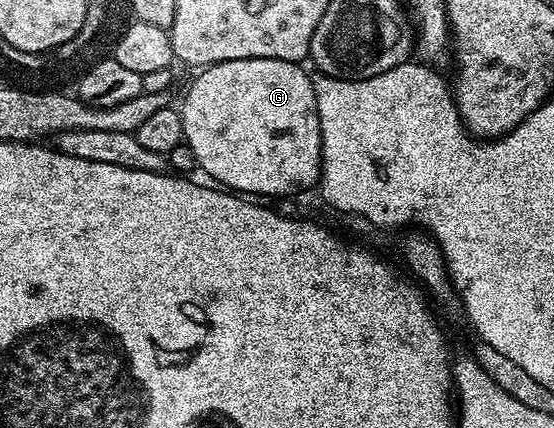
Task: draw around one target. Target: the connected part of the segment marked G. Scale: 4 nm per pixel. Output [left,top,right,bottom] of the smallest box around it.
[179,59,321,197]

